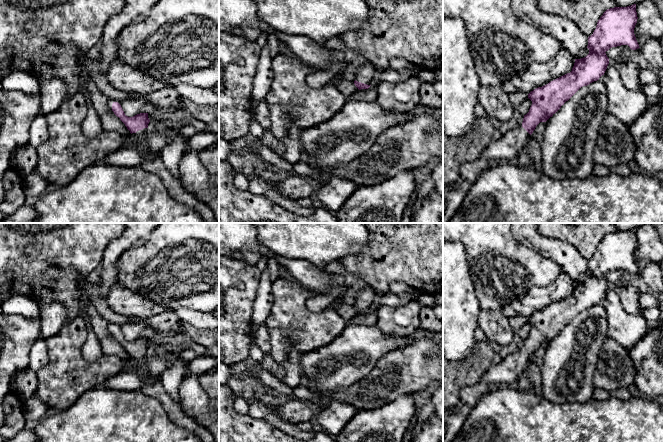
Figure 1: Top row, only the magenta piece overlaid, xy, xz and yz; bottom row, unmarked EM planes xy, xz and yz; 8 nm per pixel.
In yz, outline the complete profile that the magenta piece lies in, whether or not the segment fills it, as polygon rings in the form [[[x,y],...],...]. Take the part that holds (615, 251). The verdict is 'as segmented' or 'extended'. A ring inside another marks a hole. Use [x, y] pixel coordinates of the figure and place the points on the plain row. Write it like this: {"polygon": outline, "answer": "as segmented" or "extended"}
{"polygon": [[[636,228],[610,232],[603,237],[593,258],[588,261],[589,278],[575,283],[570,297],[531,315],[528,322],[532,329],[524,339],[522,349],[493,365],[484,380],[460,390],[459,402],[443,420],[446,428],[443,442],[452,442],[457,436],[482,395],[516,381],[525,373],[540,346],[546,346],[552,341],[581,311],[599,304],[604,299],[609,288],[606,275],[621,269],[628,269],[632,274],[640,272],[634,258],[637,243]]], "answer": "extended"}

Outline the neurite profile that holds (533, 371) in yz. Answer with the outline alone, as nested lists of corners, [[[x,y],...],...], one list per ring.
[[[530,360],[529,365],[527,366],[525,370],[525,374],[529,378],[531,384],[532,384],[532,389],[531,391],[534,392],[540,392],[540,388],[542,386],[542,377],[541,377],[541,369],[538,364]]]

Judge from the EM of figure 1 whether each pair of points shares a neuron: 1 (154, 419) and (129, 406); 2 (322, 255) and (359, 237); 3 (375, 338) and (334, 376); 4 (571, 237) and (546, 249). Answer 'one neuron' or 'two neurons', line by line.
1: one neuron
2: one neuron
3: one neuron
4: two neurons

